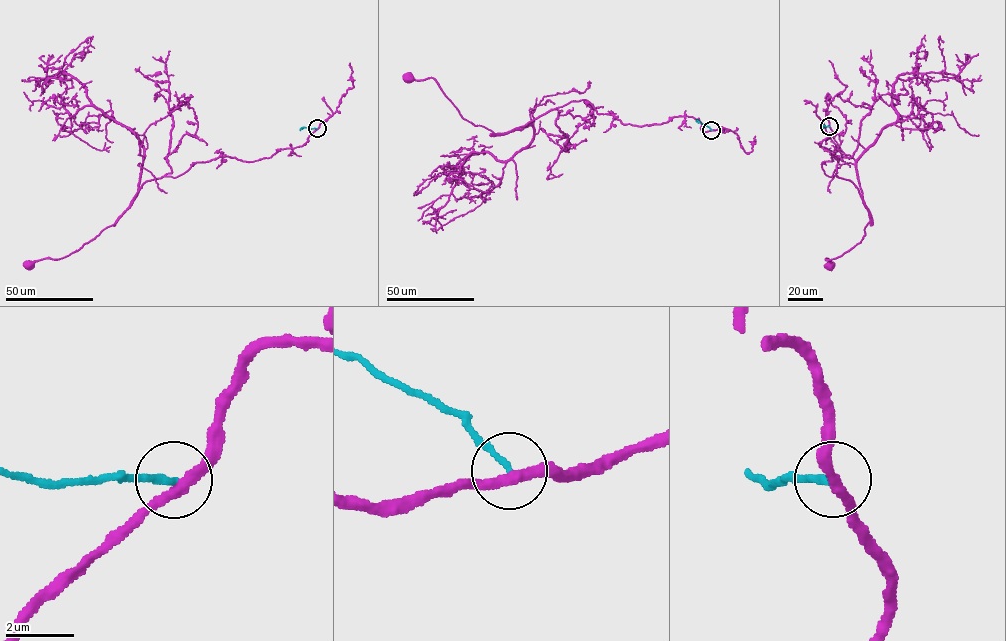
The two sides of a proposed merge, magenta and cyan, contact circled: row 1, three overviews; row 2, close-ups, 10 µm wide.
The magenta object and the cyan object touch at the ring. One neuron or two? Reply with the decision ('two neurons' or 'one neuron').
two neurons

